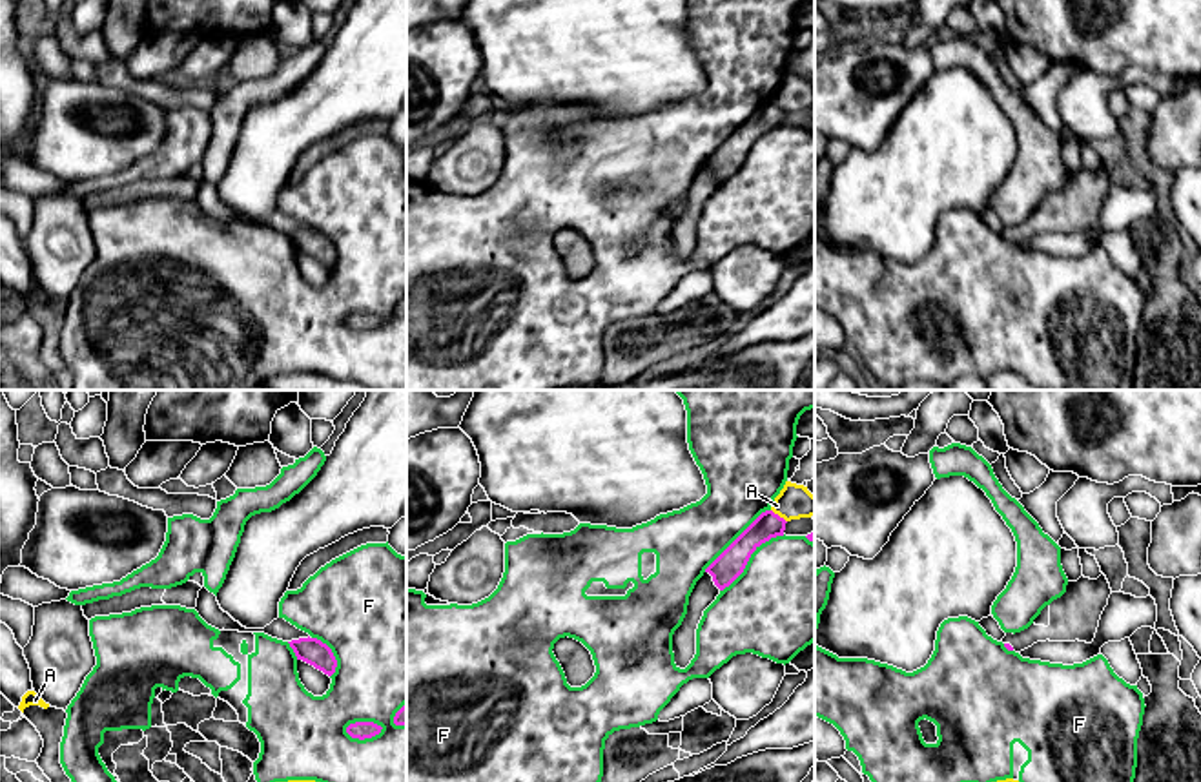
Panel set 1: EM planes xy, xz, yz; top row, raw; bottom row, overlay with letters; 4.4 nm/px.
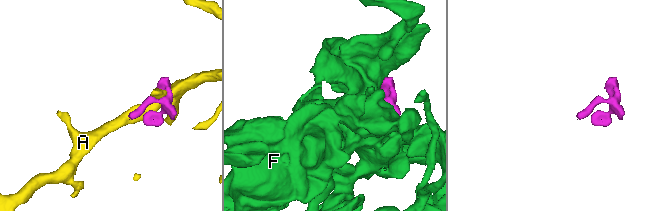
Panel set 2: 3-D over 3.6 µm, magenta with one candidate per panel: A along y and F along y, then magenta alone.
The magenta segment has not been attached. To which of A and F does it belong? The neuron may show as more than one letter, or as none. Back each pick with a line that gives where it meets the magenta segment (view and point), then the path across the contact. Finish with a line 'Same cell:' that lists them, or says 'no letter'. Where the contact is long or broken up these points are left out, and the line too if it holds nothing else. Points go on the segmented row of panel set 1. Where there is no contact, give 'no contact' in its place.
Same cell: no letter

